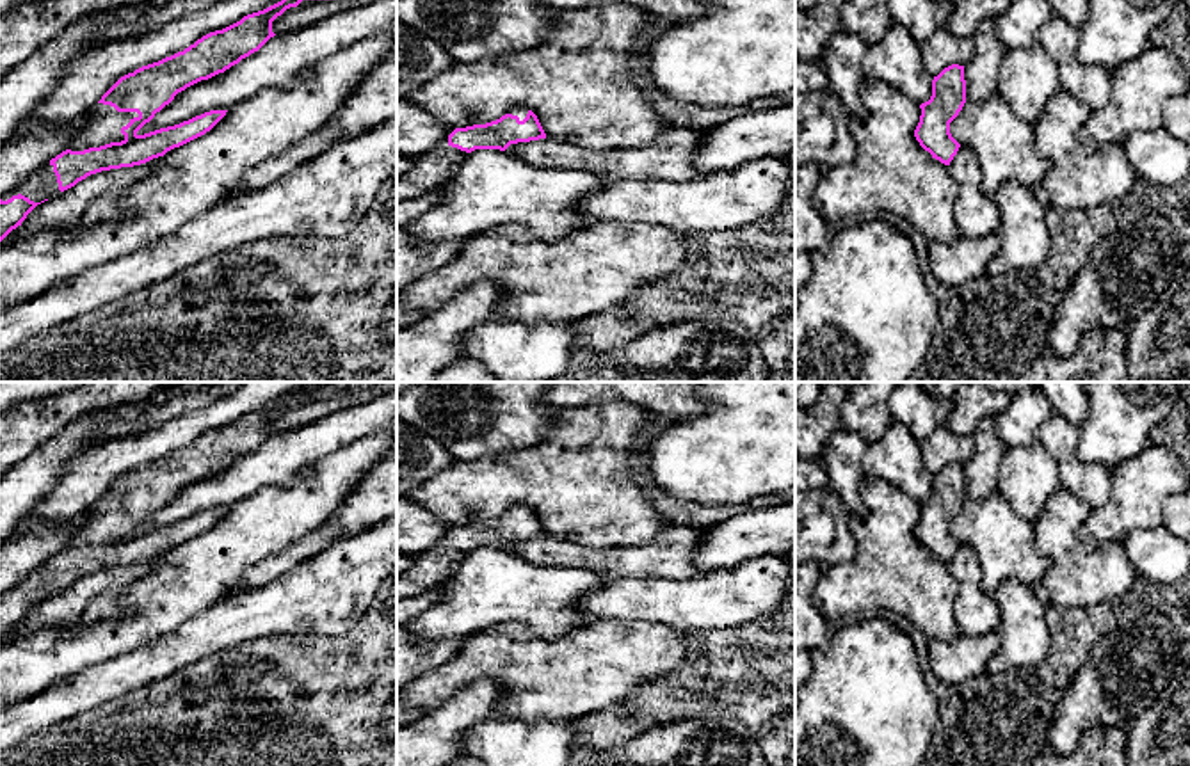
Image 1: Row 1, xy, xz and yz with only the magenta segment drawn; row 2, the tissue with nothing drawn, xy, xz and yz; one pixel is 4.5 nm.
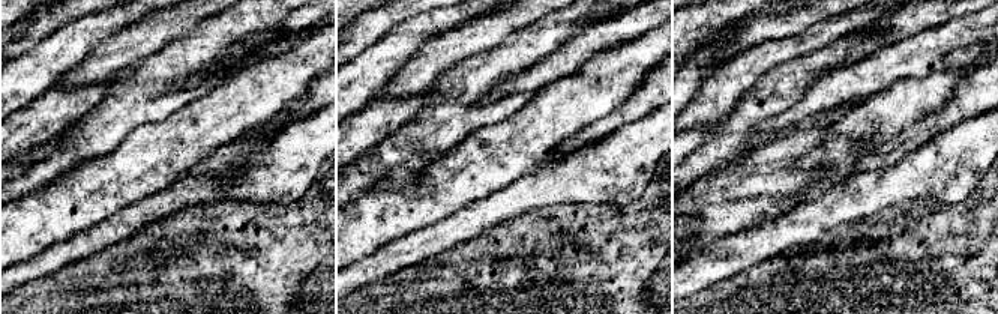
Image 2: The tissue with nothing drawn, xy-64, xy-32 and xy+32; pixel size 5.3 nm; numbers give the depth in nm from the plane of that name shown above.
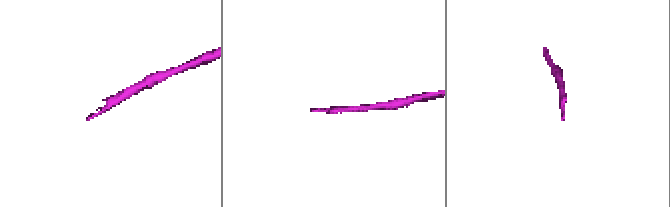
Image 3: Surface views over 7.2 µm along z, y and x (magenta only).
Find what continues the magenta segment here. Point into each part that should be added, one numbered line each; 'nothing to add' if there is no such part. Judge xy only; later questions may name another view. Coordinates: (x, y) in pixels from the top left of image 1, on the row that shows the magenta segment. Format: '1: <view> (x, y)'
1: xy (105, 127)

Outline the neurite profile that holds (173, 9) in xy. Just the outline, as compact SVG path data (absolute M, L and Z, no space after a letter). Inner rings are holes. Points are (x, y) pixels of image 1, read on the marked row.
M171 0L157 11L144 14L137 21L126 23L123 27L112 27L110 30L107 30L103 43L142 36L165 25L174 18L208 9L215 2L217 0Z

